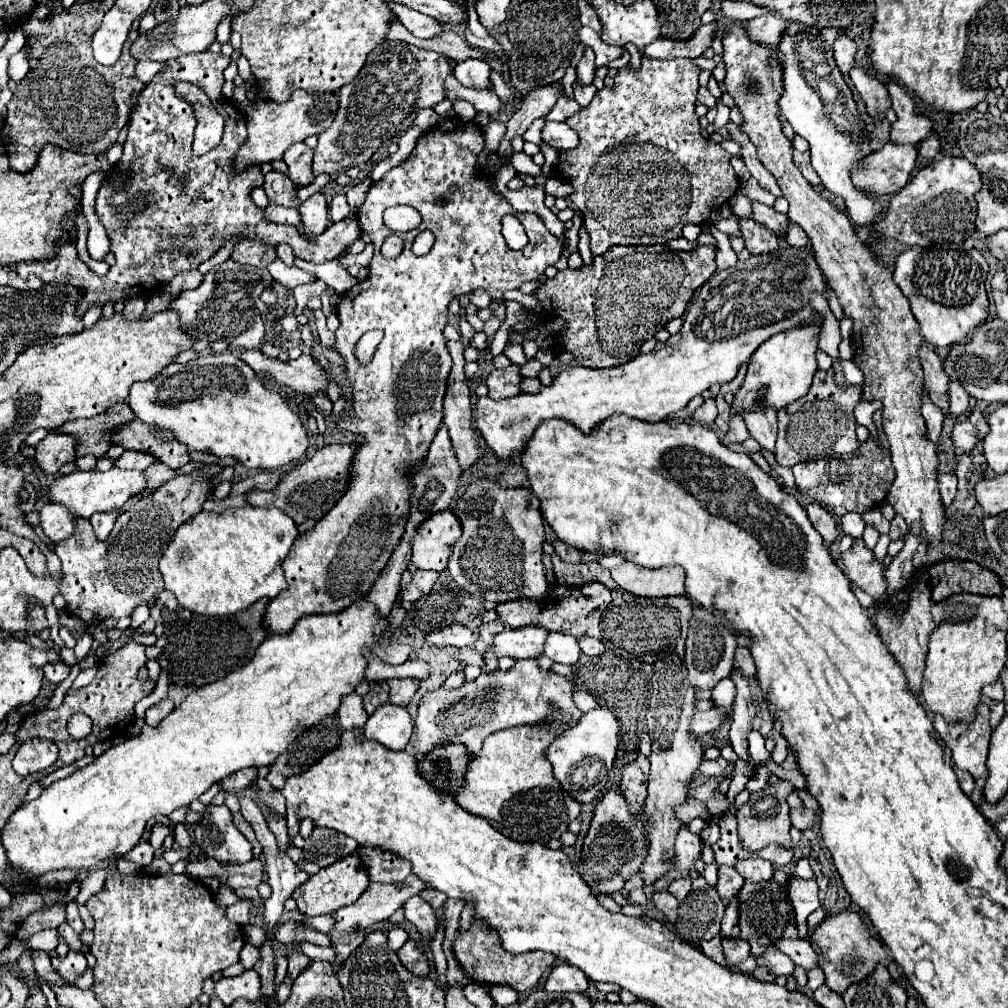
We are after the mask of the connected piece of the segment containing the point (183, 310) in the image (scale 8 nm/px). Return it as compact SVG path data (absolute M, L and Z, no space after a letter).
M227 259L225 263L221 263L221 265L215 265L209 273L205 273L205 277L203 277L203 283L197 287L197 289L193 289L193 291L183 291L181 295L179 295L179 299L177 301L173 301L173 305L171 305L171 309L175 309L177 313L179 313L179 317L181 317L181 323L183 323L183 327L193 335L193 339L209 339L209 341L225 341L225 343L229 343L231 347L243 347L243 349L261 349L261 345L265 343L265 329L261 329L261 313L259 313L259 309L257 309L257 299L259 299L259 295L267 289L267 287L273 287L275 285L275 279L271 277L271 273L265 269L265 267L253 267L253 265L241 265L241 263L237 263L237 261L233 261L233 259Z

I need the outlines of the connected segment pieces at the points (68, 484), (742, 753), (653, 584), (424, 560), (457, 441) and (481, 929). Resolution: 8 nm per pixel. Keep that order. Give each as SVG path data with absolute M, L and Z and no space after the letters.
M119 469L111 471L73 471L53 481L51 485L51 501L65 505L71 513L77 513L89 519L93 513L107 513L109 509L123 507L129 497L139 495L145 489L145 473L139 469Z
M735 669L735 671L731 671L731 679L737 685L737 695L735 695L735 703L733 703L733 721L731 721L729 739L731 739L731 745L733 745L735 753L739 755L739 759L745 759L751 763L751 767L755 767L755 763L747 751L747 735L749 735L749 731L753 731L753 719L757 715L755 705L751 701L749 677L743 675L739 669Z
M625 561L611 571L611 577L621 589L639 597L685 595L685 569L681 569L679 565L645 569Z
M453 509L435 513L419 529L411 543L413 557L411 563L417 569L443 571L453 553L455 541L461 537L461 521Z
M449 341L447 349L449 349L451 357L453 357L453 369L451 369L451 375L449 375L449 381L447 381L447 393L445 393L445 403L443 403L443 423L449 429L449 437L451 437L457 461L461 465L461 469L465 471L465 469L473 467L483 457L483 449L479 445L479 435L473 429L471 395L469 395L469 387L467 387L465 371L463 371L463 367L465 367L465 357L463 357L465 345L461 341Z
M473 921L473 925L467 931L457 931L453 939L453 951L459 965L471 981L483 985L509 985L519 993L531 991L541 979L541 975L557 965L557 957L541 951L521 955L505 953L505 949L501 949L501 941L497 941L497 933L489 933L489 929L481 925L481 921Z

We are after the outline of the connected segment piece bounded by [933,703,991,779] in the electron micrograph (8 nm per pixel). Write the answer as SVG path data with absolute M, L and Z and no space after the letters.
M983 703L977 711L975 721L971 723L953 723L949 725L941 715L933 717L933 727L939 733L939 737L945 741L945 745L953 753L953 763L969 771L975 779L987 777L987 751L989 751L989 739L991 739L991 727L989 727L989 707Z

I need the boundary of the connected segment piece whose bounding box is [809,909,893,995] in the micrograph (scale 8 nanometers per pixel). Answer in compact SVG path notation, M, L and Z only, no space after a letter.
M849 909L837 915L829 915L809 939L815 951L821 953L819 967L825 971L827 987L839 995L843 995L849 985L867 979L875 971L877 965L887 967L893 963L889 949L877 937L873 937L867 925L863 923L863 919L855 911L849 911Z

